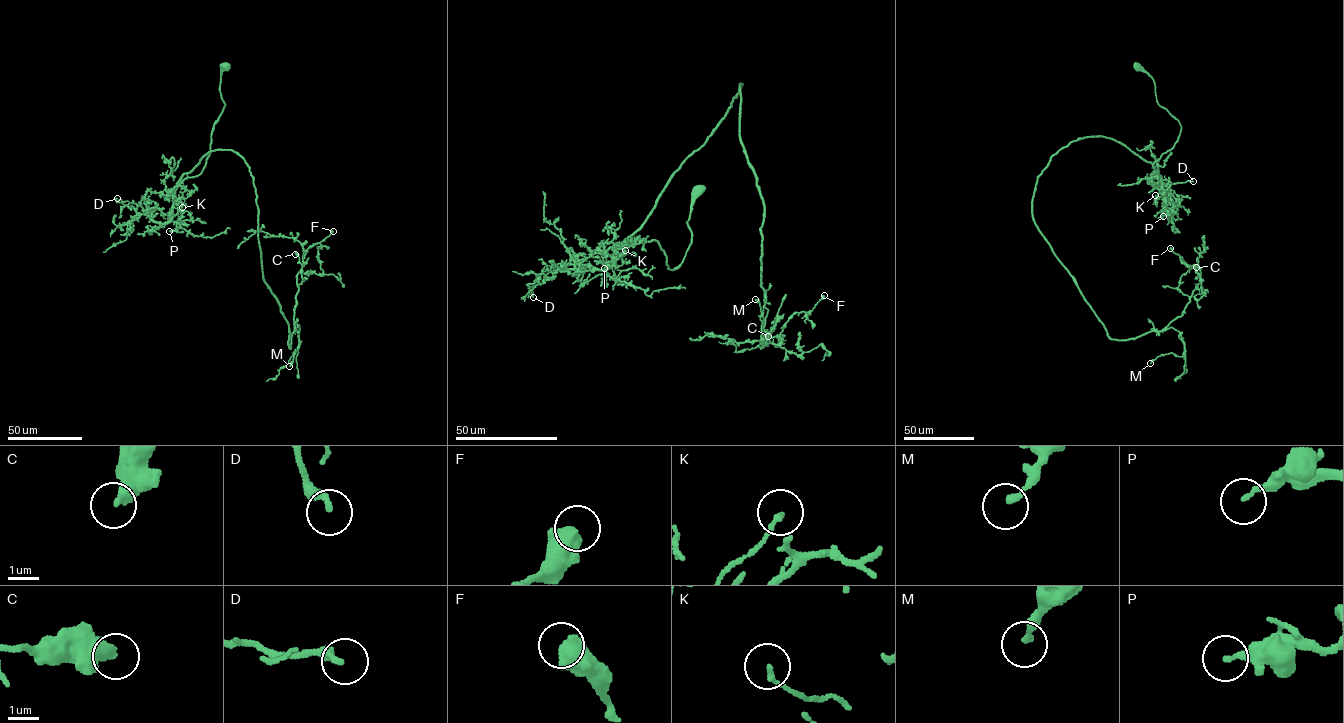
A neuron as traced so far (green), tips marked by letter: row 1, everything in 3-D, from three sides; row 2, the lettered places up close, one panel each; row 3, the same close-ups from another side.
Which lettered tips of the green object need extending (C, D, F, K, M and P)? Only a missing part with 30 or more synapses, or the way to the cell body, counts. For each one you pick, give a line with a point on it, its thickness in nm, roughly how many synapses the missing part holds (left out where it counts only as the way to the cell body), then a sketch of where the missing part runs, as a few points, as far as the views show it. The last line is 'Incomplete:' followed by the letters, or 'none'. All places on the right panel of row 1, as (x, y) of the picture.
Incomplete: none

